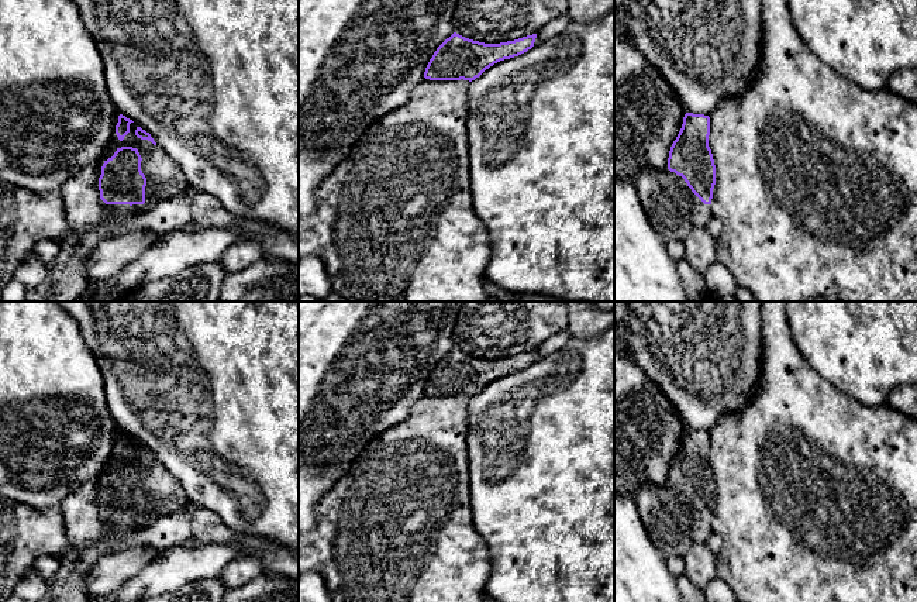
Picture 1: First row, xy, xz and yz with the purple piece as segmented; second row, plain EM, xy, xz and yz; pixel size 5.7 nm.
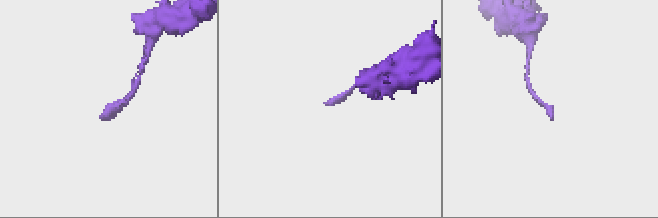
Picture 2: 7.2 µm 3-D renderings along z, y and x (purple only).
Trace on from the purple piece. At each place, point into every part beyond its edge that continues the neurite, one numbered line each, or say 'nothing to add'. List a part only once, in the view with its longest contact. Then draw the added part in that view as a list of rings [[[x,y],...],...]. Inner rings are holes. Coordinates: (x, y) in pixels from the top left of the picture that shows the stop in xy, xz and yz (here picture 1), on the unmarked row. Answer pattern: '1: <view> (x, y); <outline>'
1: yz (700, 529); [[[672,488],[672,491],[678,496],[686,517],[692,523],[693,543],[704,544],[707,541],[707,539],[710,537],[710,534],[713,533],[711,532],[711,522],[710,520],[704,520],[692,508],[692,505],[687,502],[687,499],[685,498],[685,495],[682,492],[676,491],[675,488]]]

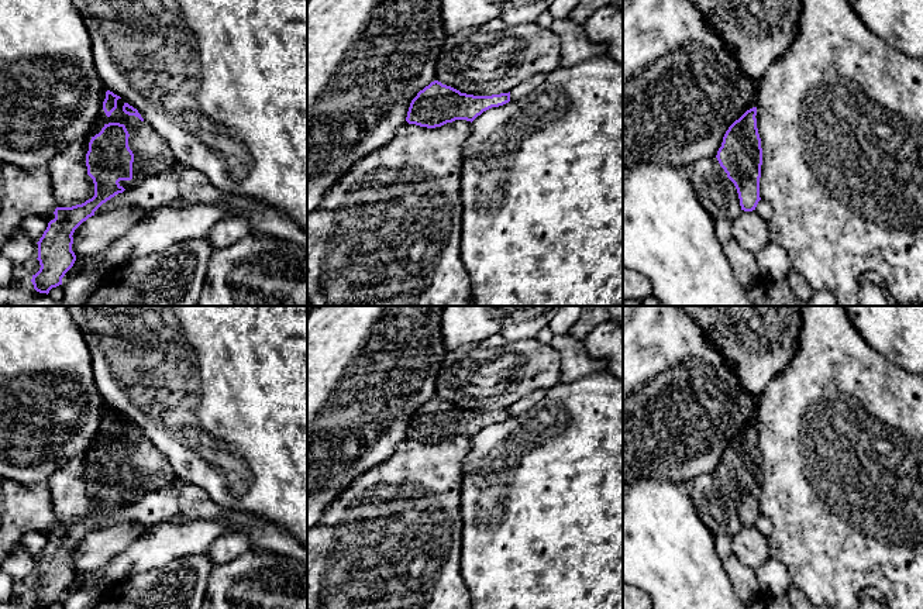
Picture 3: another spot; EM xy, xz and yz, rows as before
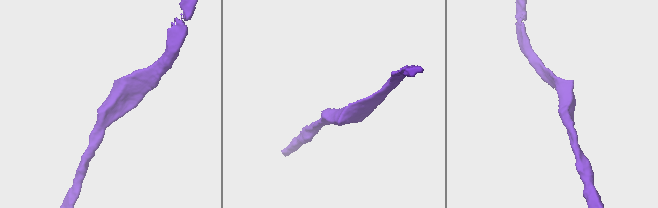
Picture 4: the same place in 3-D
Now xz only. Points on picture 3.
nothing to add

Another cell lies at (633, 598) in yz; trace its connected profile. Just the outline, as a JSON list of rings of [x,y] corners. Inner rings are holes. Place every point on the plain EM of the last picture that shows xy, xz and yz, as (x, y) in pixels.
[[[623,582],[623,609],[651,609],[651,599],[643,589]]]

